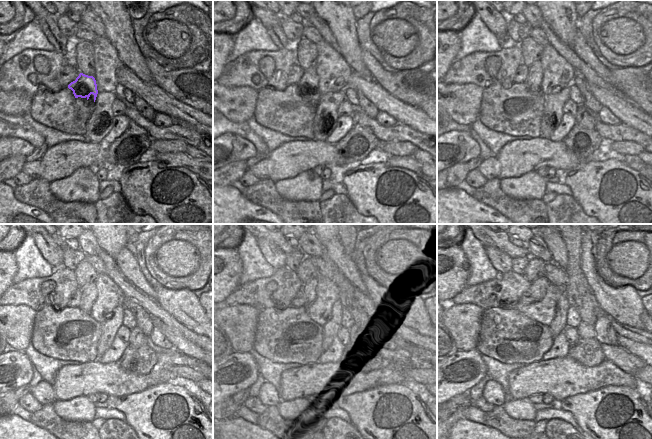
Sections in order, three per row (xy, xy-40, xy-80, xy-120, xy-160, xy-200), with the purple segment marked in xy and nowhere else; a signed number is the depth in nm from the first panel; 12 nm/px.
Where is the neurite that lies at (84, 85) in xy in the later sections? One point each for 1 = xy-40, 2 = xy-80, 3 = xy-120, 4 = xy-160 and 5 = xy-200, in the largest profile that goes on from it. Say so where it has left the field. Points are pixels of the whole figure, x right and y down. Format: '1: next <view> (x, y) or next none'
1: next xy-40 (309, 82)
2: next xy-80 (534, 78)
3: next xy-120 (88, 292)
4: next xy-160 (310, 288)
5: next xy-200 (538, 287)

